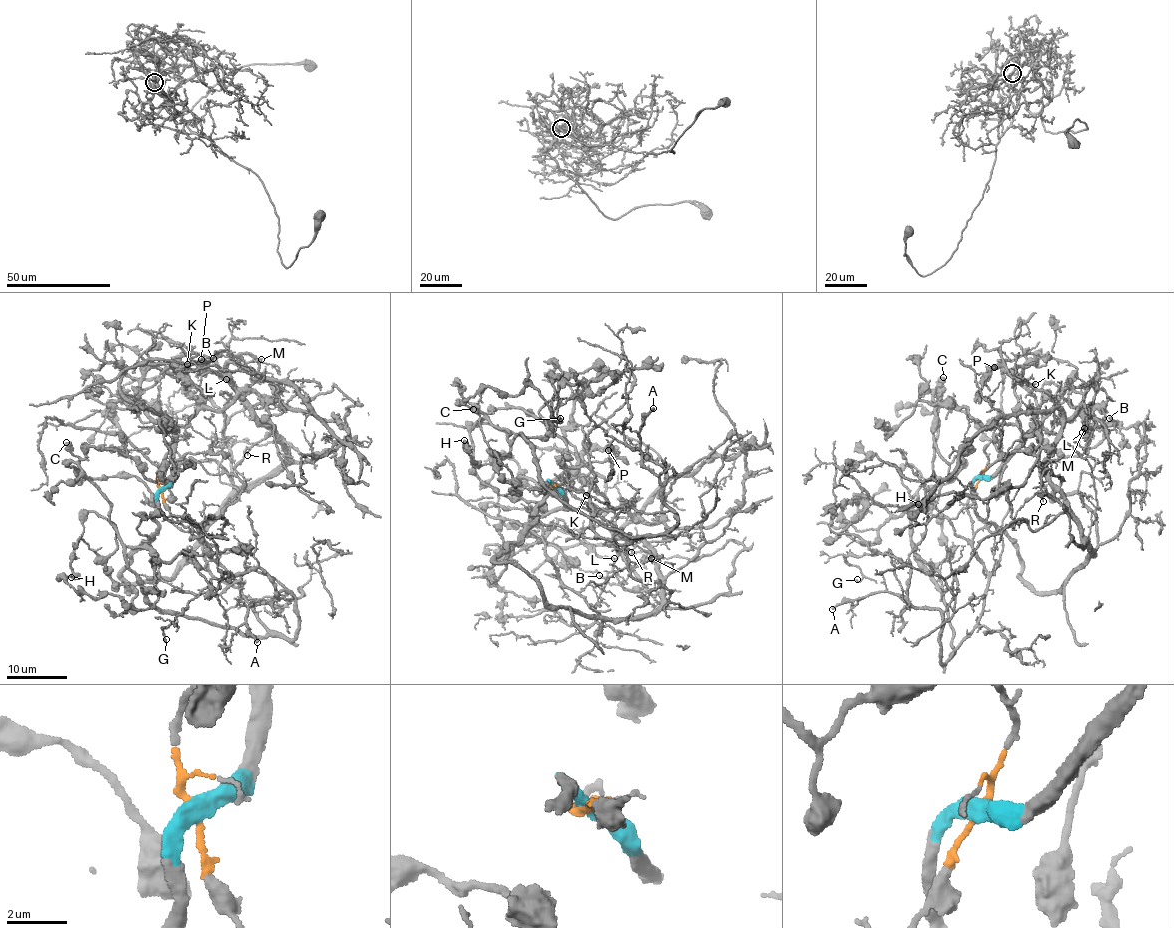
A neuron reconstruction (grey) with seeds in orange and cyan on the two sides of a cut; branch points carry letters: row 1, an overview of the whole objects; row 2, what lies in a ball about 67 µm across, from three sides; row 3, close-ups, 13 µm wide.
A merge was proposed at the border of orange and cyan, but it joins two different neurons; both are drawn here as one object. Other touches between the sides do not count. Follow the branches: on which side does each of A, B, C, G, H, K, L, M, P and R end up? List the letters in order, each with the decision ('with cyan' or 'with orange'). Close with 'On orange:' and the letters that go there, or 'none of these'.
A: with orange
B: with cyan
C: with orange
G: with orange
H: with orange
K: with cyan
L: with cyan
M: with cyan
P: with cyan
R: with orange
On orange: A, C, G, H, R

